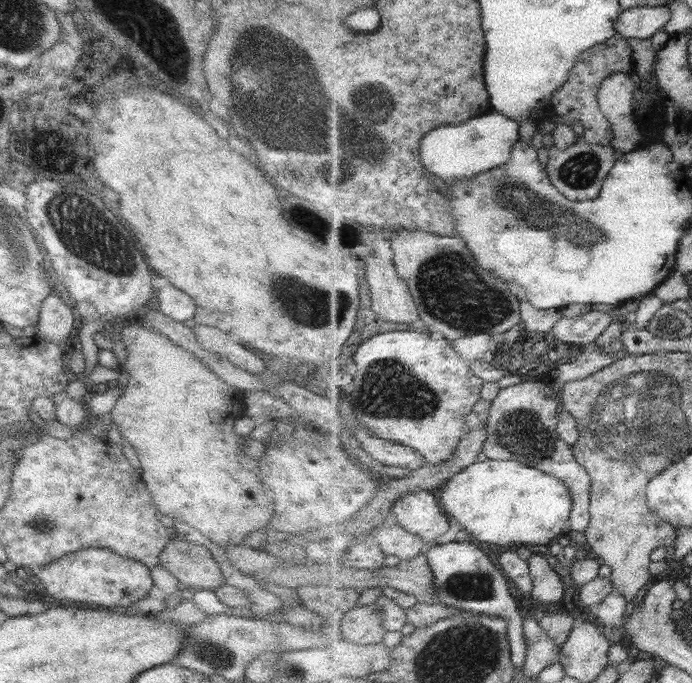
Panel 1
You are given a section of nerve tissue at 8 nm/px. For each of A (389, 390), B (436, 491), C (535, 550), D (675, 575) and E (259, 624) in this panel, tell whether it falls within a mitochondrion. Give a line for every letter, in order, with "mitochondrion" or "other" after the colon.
A: mitochondrion
B: other
C: other
D: other
E: other

